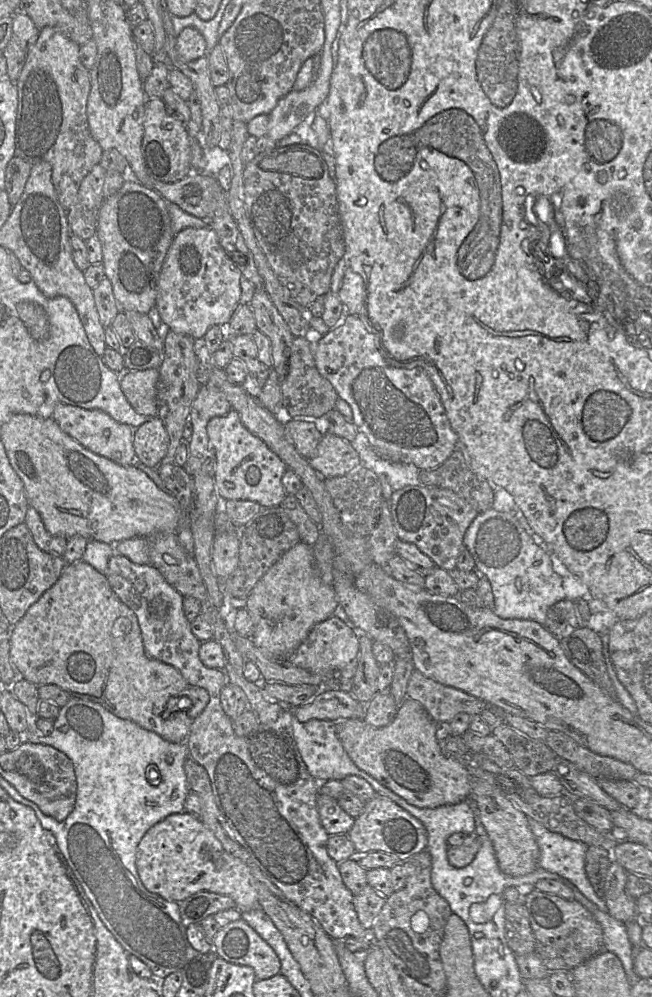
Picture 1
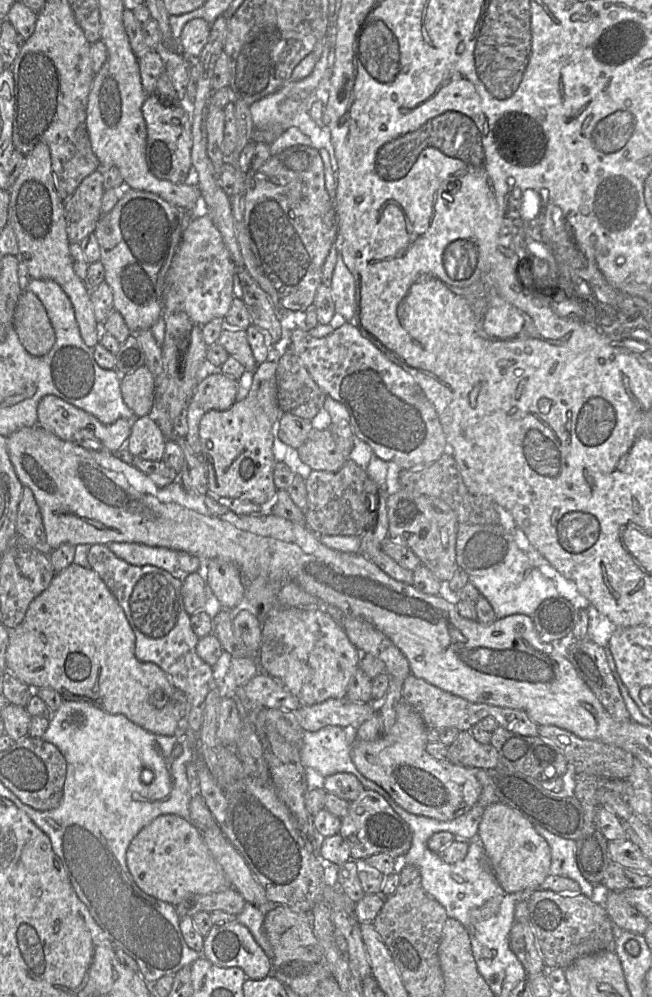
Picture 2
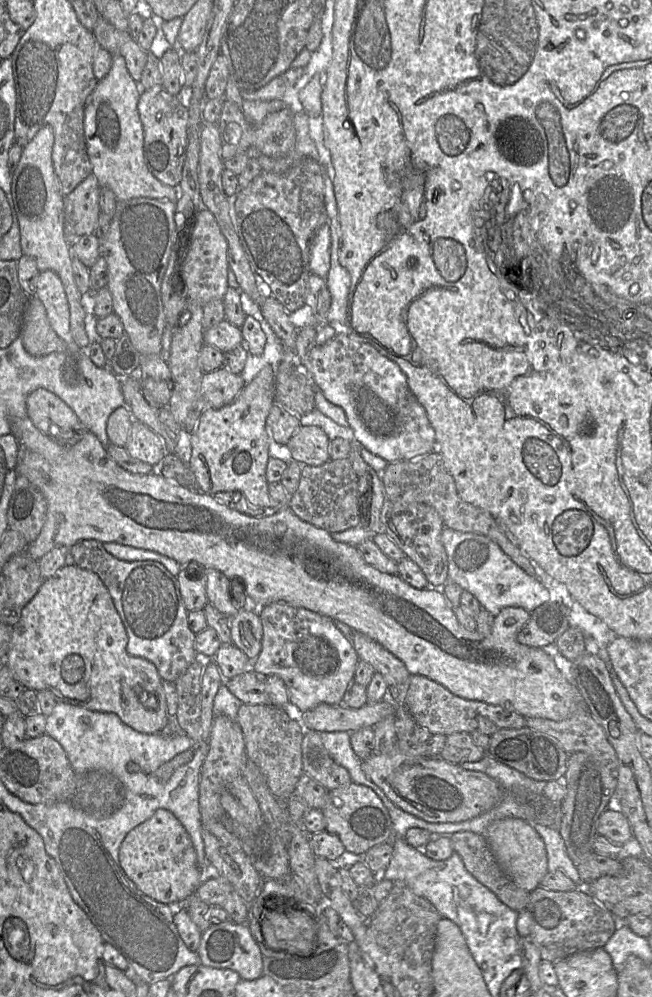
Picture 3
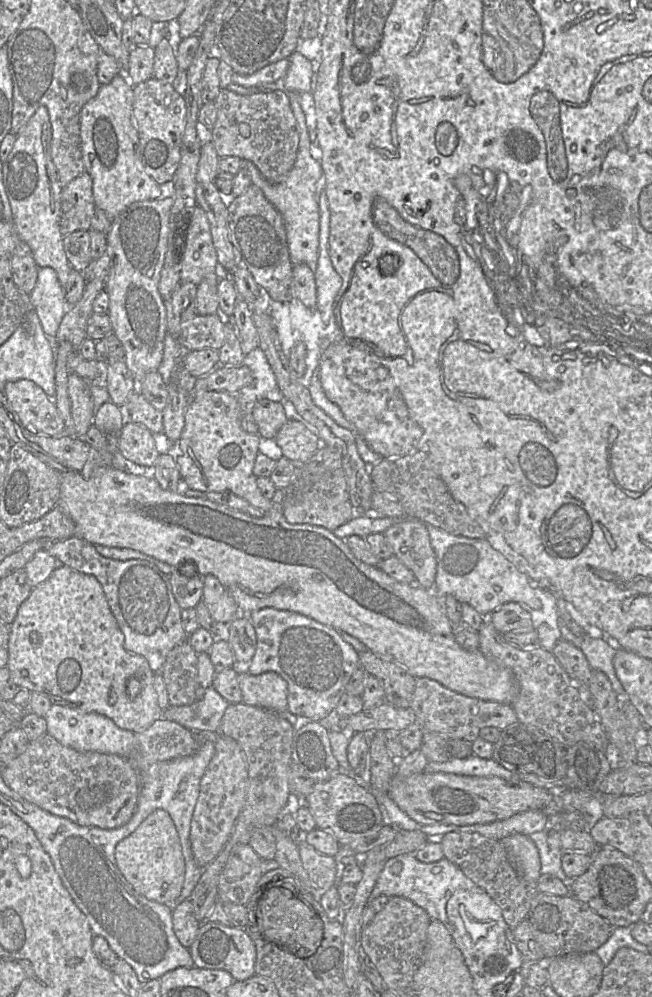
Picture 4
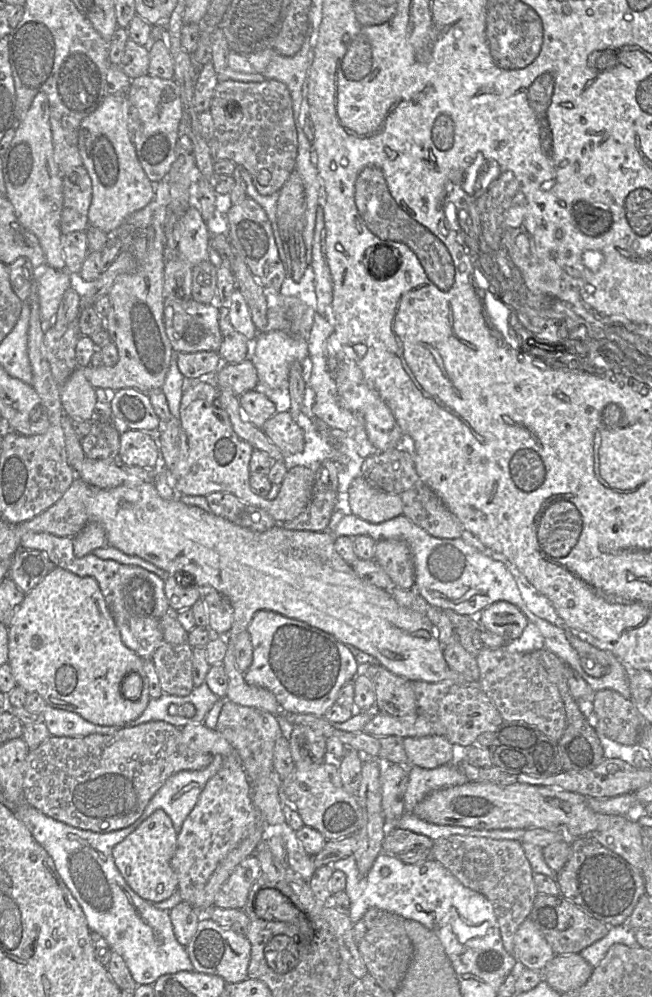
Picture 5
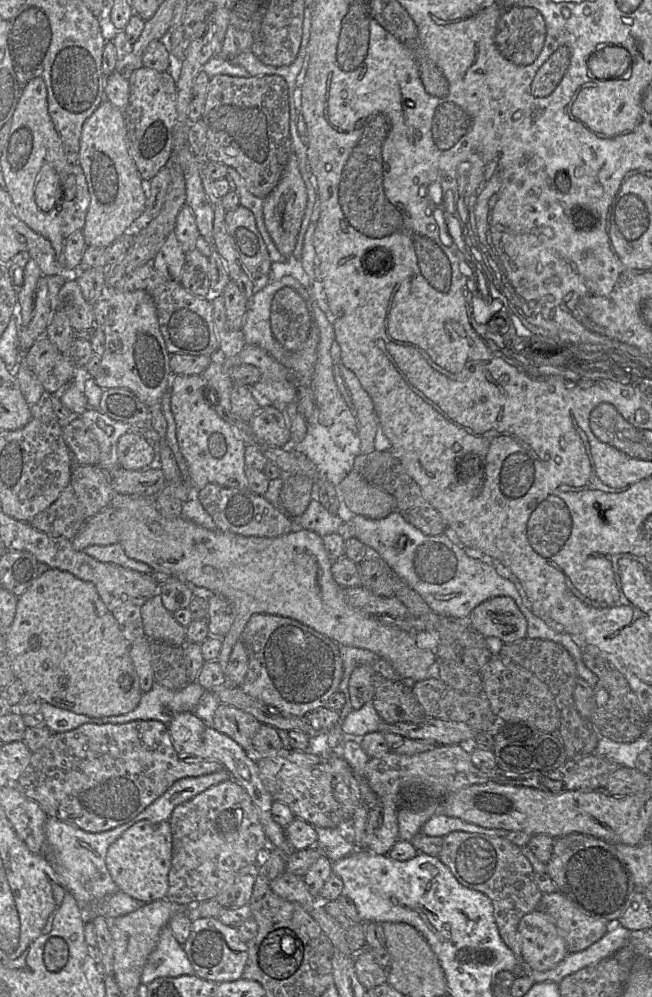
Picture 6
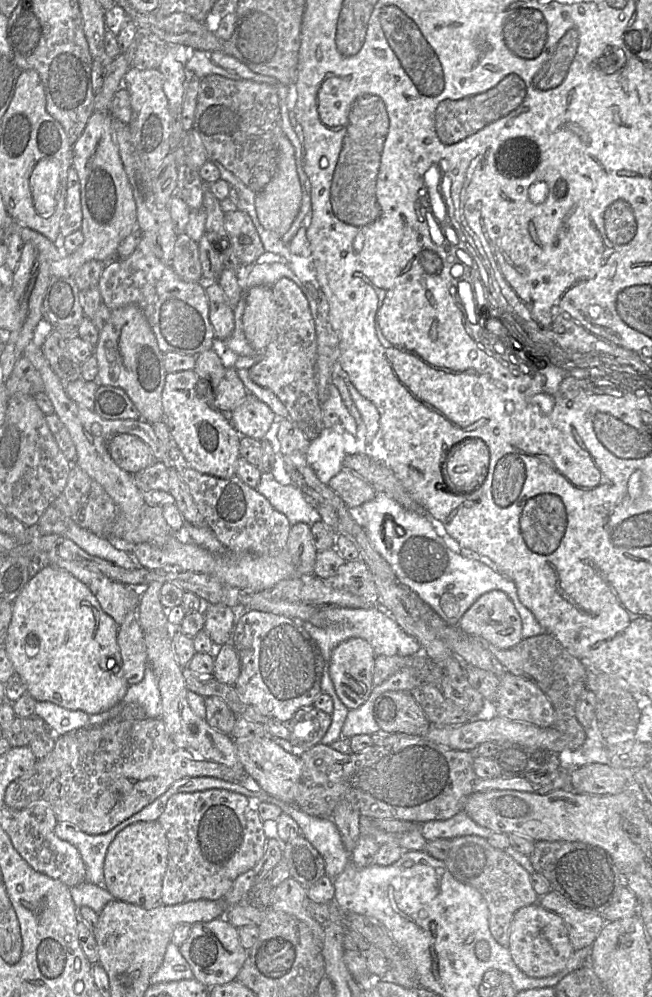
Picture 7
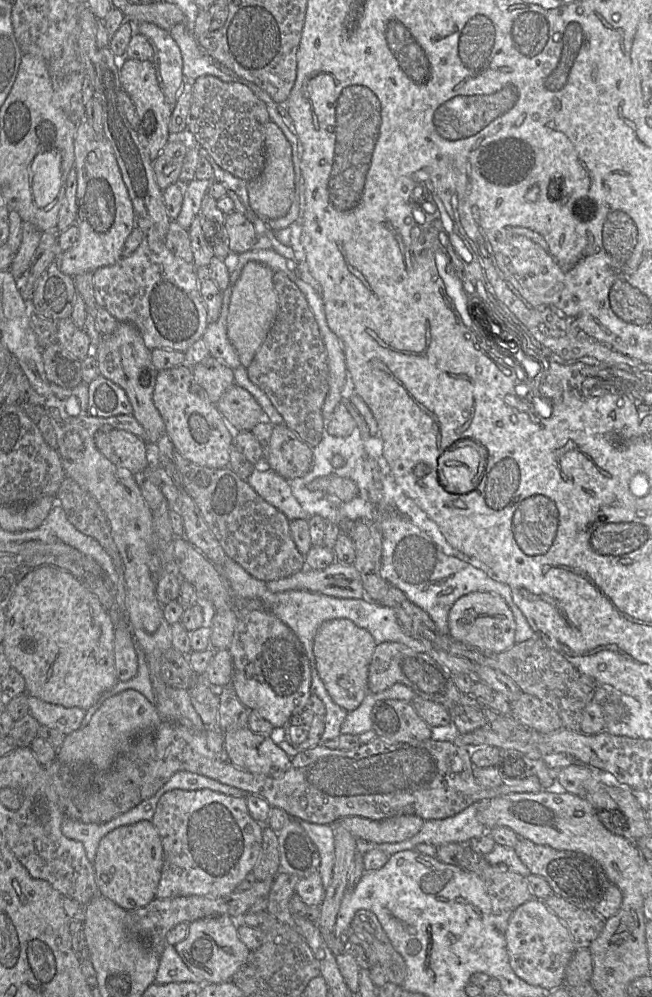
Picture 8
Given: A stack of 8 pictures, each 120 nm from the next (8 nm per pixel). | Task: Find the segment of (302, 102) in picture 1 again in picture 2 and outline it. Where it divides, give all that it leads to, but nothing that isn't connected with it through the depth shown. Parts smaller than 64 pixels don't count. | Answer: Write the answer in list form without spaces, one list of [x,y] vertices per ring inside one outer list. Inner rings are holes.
[[[330,45],[329,55],[328,55],[328,52],[325,53],[325,51],[322,51],[321,57],[316,62],[312,73],[308,77],[306,77],[300,81],[291,81],[290,80],[277,92],[270,94],[258,101],[252,103],[249,106],[249,110],[251,113],[254,127],[257,129],[269,129],[271,131],[274,131],[275,135],[280,135],[282,132],[284,132],[281,130],[281,125],[284,122],[289,122],[292,119],[292,117],[295,115],[295,113],[298,111],[298,109],[310,109],[312,103],[316,100],[322,100],[323,105],[326,105],[326,94],[328,91],[329,81],[330,81],[330,77],[331,77],[331,68],[332,68],[333,62],[334,62],[334,49],[332,49],[331,45]],[[328,62],[329,62],[329,68],[327,69]],[[326,69],[327,69],[327,71],[326,71]],[[325,71],[326,71],[326,73],[325,73]],[[324,73],[325,73],[325,76],[323,78],[323,81],[322,81],[319,89],[316,89],[315,86],[319,82],[321,76]]]

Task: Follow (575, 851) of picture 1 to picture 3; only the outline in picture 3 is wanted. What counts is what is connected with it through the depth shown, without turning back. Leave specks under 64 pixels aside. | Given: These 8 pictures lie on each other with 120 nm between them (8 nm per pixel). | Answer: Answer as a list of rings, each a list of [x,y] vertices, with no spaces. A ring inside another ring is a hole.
[[[532,824],[532,826],[545,843],[548,872],[561,872],[570,878],[577,888],[584,888],[584,883],[579,876],[576,866],[569,858],[565,842],[560,833],[557,830],[539,824]]]

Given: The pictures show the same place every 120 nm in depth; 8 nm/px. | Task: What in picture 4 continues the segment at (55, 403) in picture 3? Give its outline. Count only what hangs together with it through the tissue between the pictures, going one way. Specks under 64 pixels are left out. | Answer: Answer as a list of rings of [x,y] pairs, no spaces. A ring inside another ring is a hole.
[[[25,379],[8,382],[2,392],[29,431],[53,438],[68,436],[54,400],[34,382]]]

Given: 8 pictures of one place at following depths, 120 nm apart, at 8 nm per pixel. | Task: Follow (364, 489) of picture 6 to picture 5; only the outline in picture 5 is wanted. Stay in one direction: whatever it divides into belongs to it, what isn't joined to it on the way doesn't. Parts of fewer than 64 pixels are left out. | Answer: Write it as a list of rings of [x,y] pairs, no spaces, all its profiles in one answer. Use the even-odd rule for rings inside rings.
[[[363,477],[355,478],[347,492],[351,514],[371,523],[381,523],[397,517],[403,512],[401,498],[382,491]]]

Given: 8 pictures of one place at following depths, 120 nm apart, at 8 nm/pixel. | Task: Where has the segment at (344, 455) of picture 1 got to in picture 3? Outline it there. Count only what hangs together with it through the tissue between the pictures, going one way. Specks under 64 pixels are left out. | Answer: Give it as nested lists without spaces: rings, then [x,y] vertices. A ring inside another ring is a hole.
[[[301,425],[286,445],[300,464],[320,466],[330,460],[329,443],[330,439],[319,426]]]

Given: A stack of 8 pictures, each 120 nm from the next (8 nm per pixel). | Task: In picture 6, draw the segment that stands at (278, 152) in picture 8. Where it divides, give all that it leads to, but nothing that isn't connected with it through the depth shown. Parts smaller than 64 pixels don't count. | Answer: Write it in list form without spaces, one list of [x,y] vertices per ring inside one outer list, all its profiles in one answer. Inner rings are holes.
[[[292,153],[288,159],[280,181],[264,198],[263,217],[267,231],[272,237],[277,249],[284,257],[292,255],[301,223],[305,214],[307,203],[307,190],[298,166],[298,159]]]

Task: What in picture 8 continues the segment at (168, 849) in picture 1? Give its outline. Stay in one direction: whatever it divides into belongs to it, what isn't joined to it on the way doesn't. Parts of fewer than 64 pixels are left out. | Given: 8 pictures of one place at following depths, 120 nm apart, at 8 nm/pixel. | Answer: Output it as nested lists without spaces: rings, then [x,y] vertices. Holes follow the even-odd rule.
[[[151,821],[118,827],[100,841],[93,862],[98,894],[125,911],[142,908],[156,898],[163,862],[162,841]]]

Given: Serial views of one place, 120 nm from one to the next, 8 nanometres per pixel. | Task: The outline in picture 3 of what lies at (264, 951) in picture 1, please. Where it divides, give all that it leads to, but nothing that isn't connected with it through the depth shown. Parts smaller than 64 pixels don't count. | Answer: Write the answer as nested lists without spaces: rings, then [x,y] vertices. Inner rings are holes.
[[[234,922],[211,924],[202,932],[196,952],[200,958],[200,964],[233,970],[239,974],[241,980],[254,980],[263,975],[262,954],[247,924]]]

